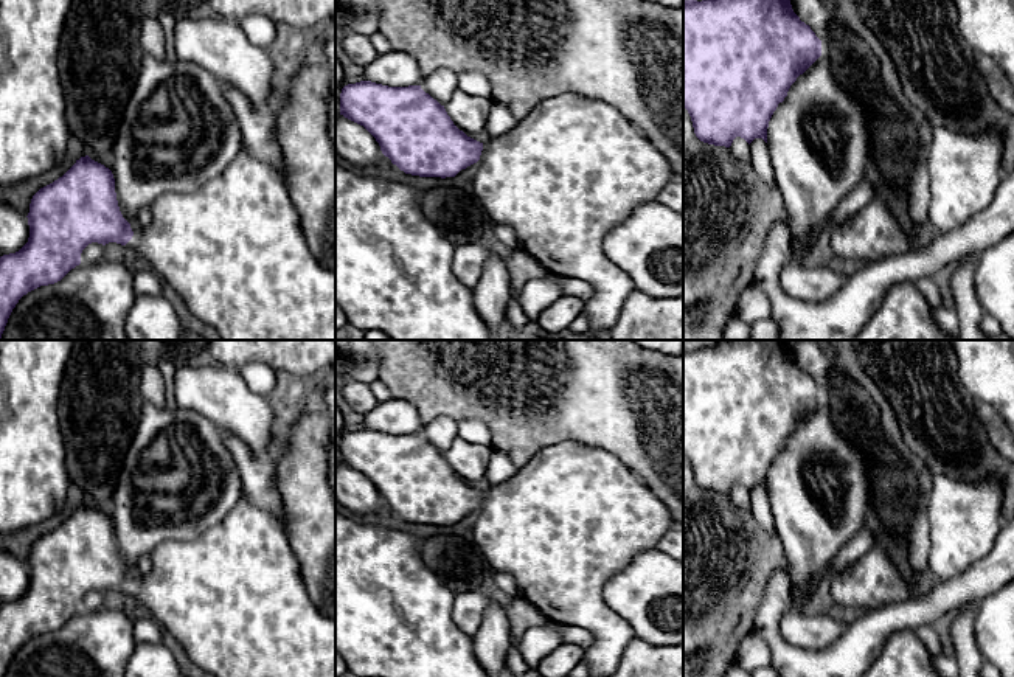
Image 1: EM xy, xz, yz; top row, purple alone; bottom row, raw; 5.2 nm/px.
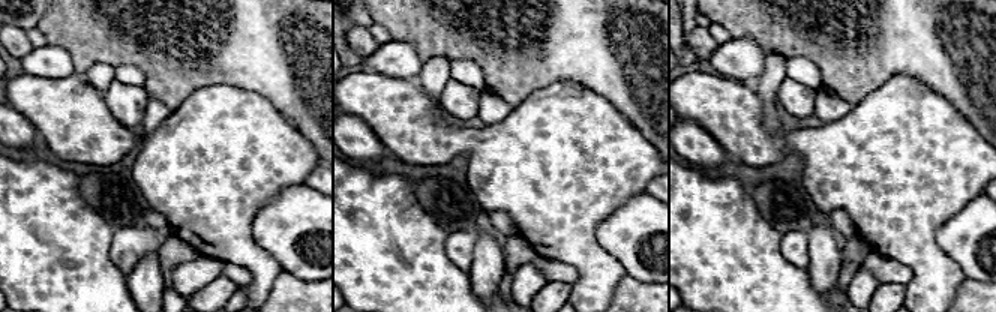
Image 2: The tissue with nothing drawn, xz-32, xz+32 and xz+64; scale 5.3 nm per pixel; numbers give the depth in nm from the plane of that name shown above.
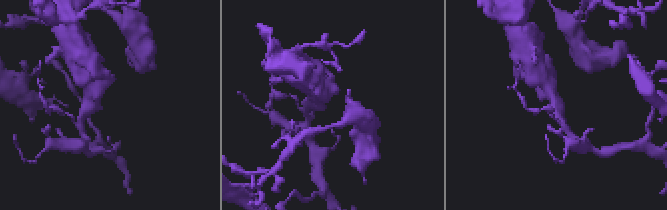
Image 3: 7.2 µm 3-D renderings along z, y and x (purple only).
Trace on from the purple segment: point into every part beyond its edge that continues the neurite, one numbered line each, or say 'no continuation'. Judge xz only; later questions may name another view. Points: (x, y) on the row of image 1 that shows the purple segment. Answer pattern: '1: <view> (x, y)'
1: xz (566, 174)

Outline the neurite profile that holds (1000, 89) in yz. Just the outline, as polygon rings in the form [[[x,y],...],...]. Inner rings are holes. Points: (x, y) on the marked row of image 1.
[[[975,53],[975,64],[986,81],[992,99],[1008,113],[1014,115],[1014,87],[1006,75],[986,56]]]

